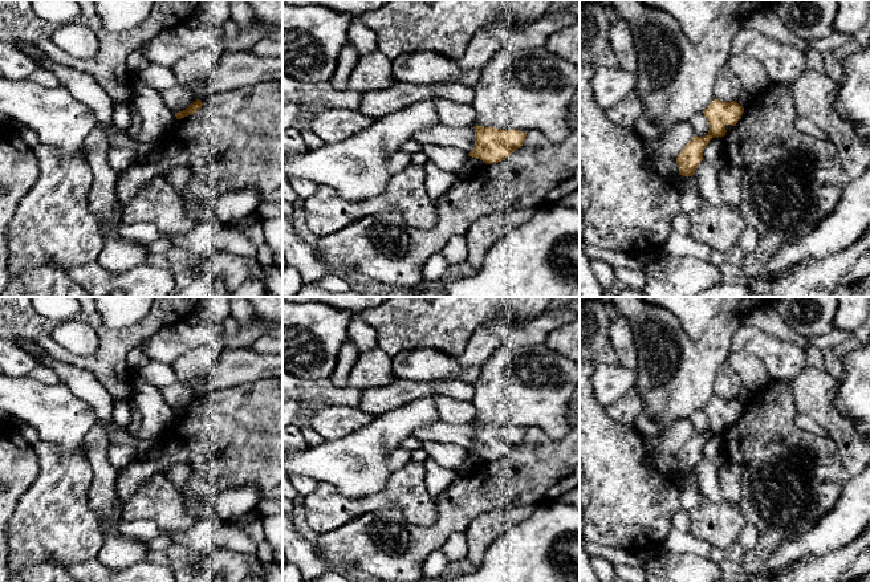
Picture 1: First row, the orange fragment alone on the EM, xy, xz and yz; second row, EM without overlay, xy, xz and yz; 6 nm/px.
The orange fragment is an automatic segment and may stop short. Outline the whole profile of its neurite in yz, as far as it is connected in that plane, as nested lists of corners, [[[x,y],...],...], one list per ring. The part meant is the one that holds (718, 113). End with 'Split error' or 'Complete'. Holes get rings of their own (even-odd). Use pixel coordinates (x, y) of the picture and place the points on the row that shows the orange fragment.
[[[714,99],[703,111],[708,121],[710,131],[703,137],[692,137],[676,158],[679,175],[692,176],[703,159],[703,151],[715,137],[724,137],[727,125],[735,126],[741,118],[744,107],[736,101],[724,102]]]. Complete

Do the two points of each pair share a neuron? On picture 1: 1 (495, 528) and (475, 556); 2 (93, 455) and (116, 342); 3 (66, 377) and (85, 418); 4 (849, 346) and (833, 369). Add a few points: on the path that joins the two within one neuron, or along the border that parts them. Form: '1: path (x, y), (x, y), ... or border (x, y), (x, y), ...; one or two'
1: path (488, 534), (476, 549); one
2: border (84, 369), (109, 393), (114, 403); two
3: border (62, 382), (93, 410), (94, 416); two
4: path (844, 350), (834, 359), (834, 363); one

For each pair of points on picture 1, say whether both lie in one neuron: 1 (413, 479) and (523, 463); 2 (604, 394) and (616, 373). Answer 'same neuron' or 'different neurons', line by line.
1: different neurons
2: same neuron

